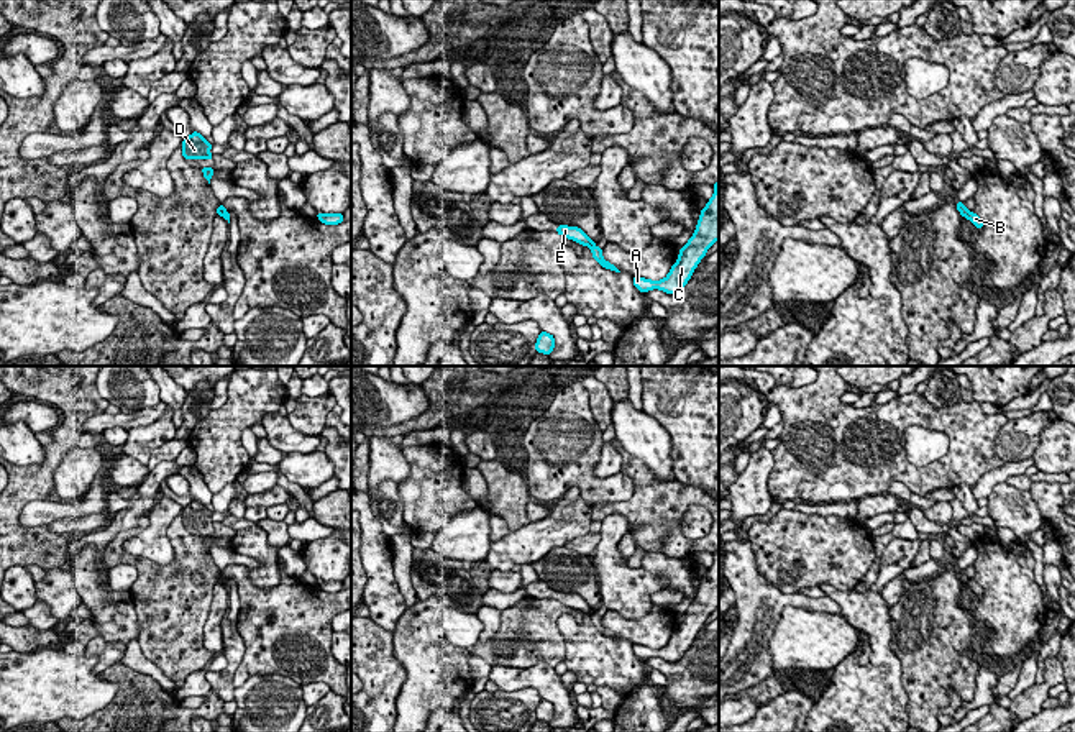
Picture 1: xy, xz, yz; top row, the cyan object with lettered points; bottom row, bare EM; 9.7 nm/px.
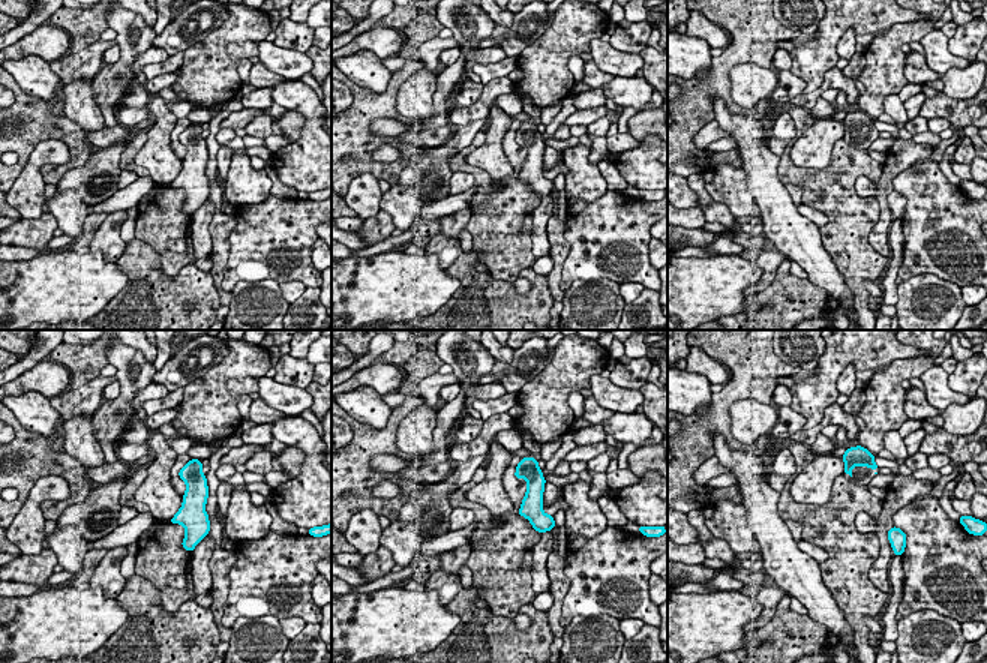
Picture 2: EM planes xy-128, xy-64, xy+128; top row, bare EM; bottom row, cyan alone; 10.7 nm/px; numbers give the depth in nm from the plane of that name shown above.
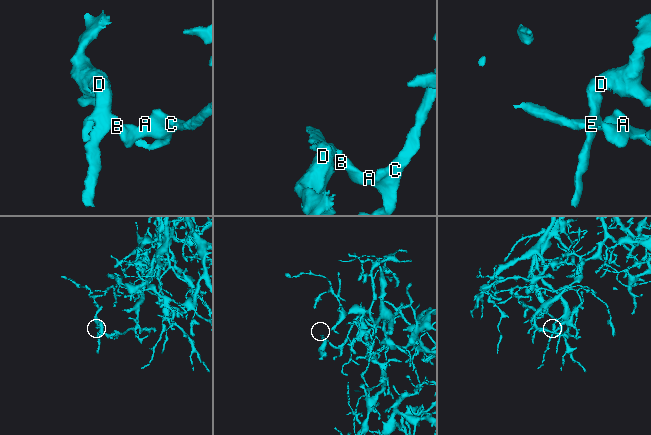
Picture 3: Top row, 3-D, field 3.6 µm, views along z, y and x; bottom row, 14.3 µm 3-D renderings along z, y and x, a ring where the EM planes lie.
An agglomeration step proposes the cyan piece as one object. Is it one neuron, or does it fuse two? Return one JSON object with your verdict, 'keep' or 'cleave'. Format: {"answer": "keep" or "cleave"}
{"answer": "cleave"}

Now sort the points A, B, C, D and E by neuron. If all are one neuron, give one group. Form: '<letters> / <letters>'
A B C / D E

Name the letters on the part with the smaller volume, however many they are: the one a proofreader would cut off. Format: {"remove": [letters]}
{"remove": ["D", "E"]}

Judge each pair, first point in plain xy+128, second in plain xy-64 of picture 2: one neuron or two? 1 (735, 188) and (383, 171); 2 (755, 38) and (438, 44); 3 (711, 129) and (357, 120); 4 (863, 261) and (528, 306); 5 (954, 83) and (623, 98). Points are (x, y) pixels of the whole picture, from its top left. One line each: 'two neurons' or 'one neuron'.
1: two neurons
2: two neurons
3: two neurons
4: two neurons
5: one neuron

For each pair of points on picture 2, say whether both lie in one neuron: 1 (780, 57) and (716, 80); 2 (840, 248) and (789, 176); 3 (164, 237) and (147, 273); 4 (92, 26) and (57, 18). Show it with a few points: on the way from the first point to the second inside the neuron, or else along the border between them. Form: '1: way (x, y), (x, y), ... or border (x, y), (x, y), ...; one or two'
1: border (777, 48), (771, 65); two
2: way (840, 225), (840, 206), (812, 182); one
3: border (135, 237), (158, 254), (165, 275), (191, 264); two
4: way (83, 24), (66, 18); one

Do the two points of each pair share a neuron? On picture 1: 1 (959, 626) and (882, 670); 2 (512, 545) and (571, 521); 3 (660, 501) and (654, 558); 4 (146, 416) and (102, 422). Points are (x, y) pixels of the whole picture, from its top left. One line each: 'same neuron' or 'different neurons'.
1: different neurons
2: same neuron
3: different neurons
4: same neuron

